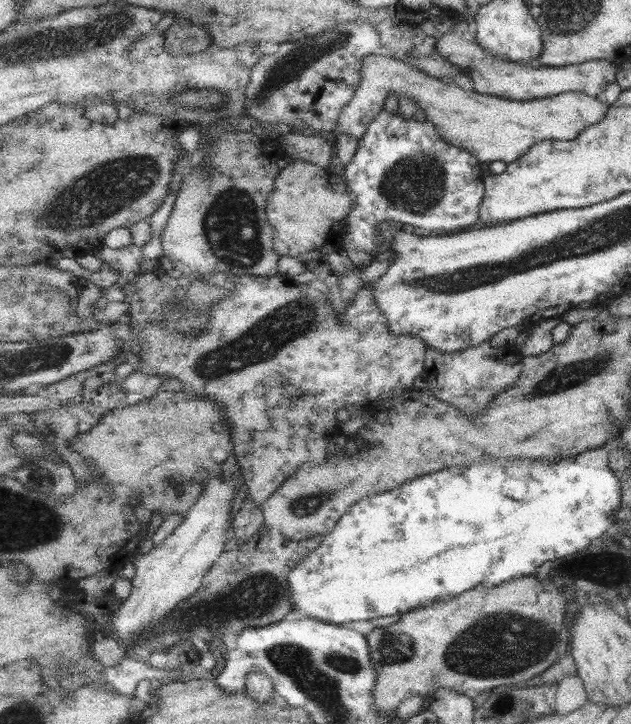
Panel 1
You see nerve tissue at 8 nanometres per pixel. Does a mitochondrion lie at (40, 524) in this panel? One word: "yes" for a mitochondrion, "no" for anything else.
yes

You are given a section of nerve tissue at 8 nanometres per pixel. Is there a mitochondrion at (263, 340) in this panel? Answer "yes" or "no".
yes

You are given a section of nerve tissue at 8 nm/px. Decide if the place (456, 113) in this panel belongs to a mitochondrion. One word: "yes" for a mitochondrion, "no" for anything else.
no

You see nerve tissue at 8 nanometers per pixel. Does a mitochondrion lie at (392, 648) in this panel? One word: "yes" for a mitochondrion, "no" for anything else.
yes

